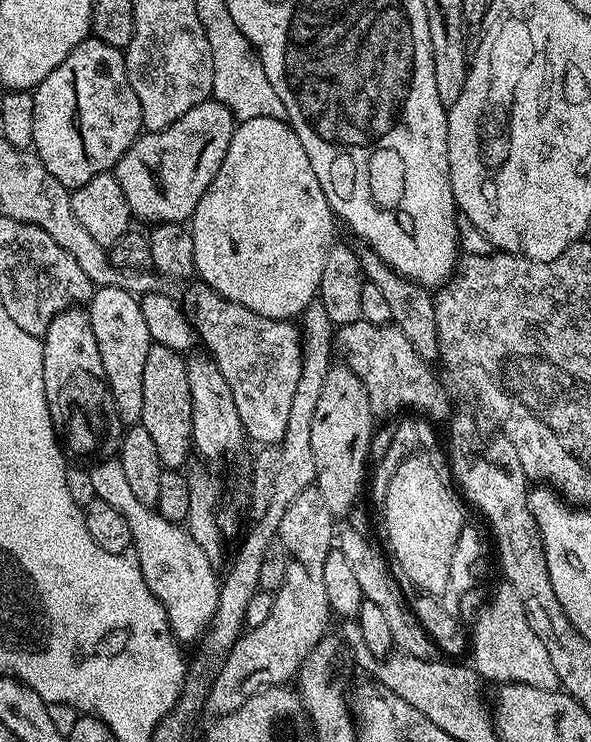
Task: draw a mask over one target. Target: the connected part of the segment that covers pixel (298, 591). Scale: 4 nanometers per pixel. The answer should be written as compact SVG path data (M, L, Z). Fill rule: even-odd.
M305 490L301 496L294 498L294 502L290 502L290 506L286 506L286 514L282 514L282 526L278 537L288 552L290 561L286 582L282 582L280 589L273 595L266 622L262 622L262 626L257 628L248 628L241 634L238 642L234 642L226 662L222 662L222 670L218 670L210 686L206 705L209 717L225 716L238 711L248 698L261 688L287 685L288 679L291 676L293 679L299 673L301 664L314 650L314 646L318 646L318 642L325 639L327 632L324 631L328 628L328 616L333 615L333 610L326 598L326 585L322 582L322 566L326 566L326 554L334 551L332 524L334 524L334 517L330 514L330 510L326 510L319 492L315 490Z

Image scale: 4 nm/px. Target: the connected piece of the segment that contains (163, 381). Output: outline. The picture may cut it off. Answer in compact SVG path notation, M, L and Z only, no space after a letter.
M153 344L146 354L142 373L142 414L140 424L150 434L158 450L161 469L180 470L188 460L192 447L192 403L185 357L161 344Z

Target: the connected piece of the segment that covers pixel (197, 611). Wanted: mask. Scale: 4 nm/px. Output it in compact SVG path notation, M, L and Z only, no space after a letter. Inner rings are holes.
M161 516L158 522L140 522L130 525L132 535L131 551L140 564L146 586L160 600L166 610L172 635L181 645L199 641L211 624L218 606L218 572L212 569L213 561L203 552L179 524L172 524Z

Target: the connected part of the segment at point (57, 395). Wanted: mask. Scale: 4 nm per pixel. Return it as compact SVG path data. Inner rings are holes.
M73 306L59 312L44 331L42 343L44 389L56 439L71 455L73 452L76 456L115 457L122 439L122 425L112 391L108 389L106 370L102 370L102 354L98 354L98 342L94 342L87 311Z

